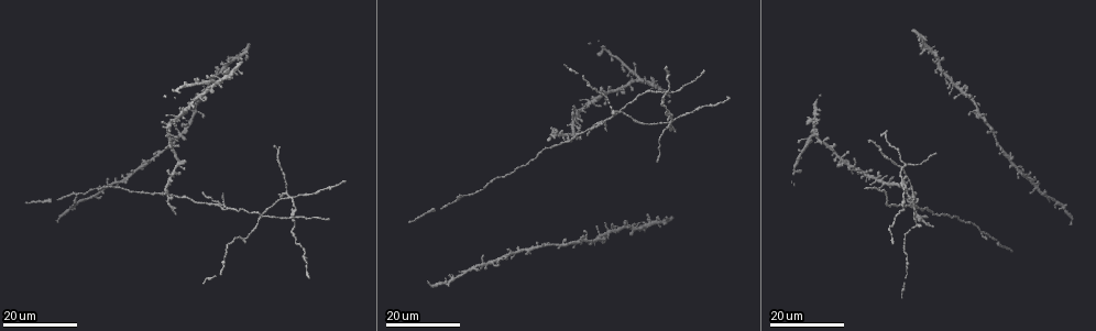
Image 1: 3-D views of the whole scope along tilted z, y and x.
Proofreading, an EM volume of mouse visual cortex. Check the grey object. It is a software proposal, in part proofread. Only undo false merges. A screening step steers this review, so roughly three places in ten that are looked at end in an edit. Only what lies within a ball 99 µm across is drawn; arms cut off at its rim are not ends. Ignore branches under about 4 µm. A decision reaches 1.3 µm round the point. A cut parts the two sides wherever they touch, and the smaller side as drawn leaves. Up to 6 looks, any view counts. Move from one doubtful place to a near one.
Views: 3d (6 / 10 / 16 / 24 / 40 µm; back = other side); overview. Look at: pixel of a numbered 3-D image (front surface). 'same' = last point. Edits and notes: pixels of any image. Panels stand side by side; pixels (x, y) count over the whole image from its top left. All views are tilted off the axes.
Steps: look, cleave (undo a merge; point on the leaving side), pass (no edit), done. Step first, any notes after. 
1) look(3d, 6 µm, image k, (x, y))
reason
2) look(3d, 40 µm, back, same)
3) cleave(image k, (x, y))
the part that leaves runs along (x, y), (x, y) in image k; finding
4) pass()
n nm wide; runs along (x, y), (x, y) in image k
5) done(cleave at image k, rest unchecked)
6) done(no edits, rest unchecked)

look(3d, 16 µm, image 1, (225, 250))

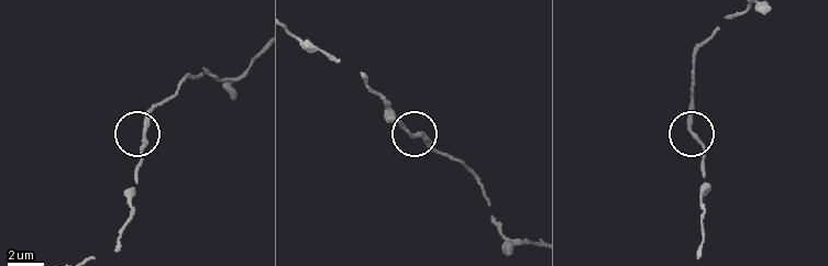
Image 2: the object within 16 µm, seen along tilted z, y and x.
look(3d, 6 µm, image 2, (416, 135))
zoom in

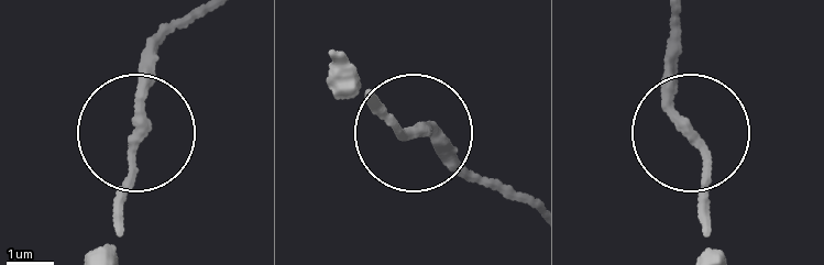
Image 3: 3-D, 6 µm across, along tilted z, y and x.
pass()
all the same neuron

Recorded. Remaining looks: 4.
look(3d, 16 µm, image 1, (290, 198))

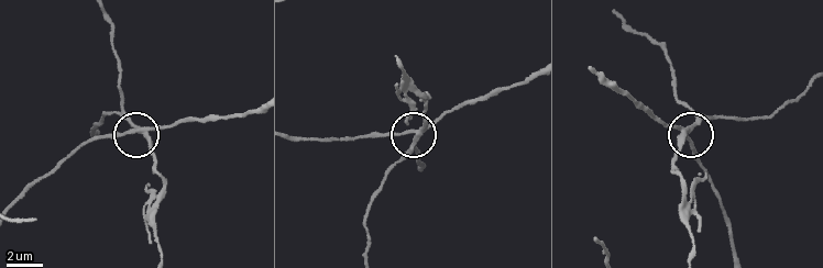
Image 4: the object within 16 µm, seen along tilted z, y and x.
look(3d, 6 µm, image 4, (684, 131))

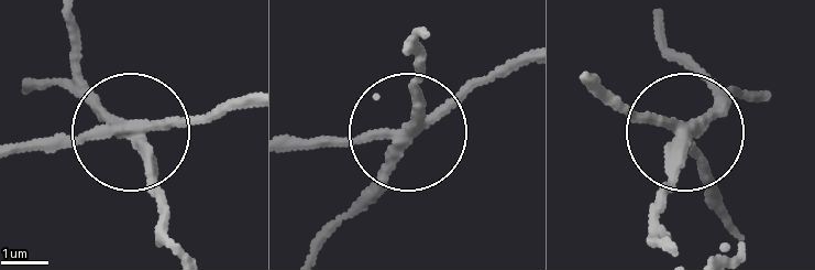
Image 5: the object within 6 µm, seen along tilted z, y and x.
cleave(image 5, (92, 104))
4 arms; the part that leaves runs along (123, 132), (175, 250) in image 5; a second neuron is stuck on

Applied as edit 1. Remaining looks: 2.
done(cleave at image 5, rest unchecked)

